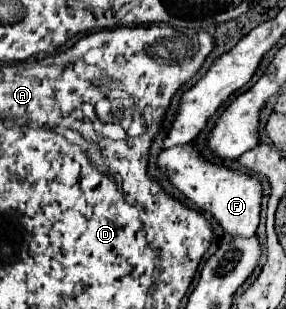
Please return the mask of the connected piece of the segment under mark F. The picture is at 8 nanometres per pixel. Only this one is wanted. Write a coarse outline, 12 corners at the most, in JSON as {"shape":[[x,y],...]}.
{"shape":[[195,143],[165,149],[159,167],[225,233],[251,237],[263,185],[209,163]]}

